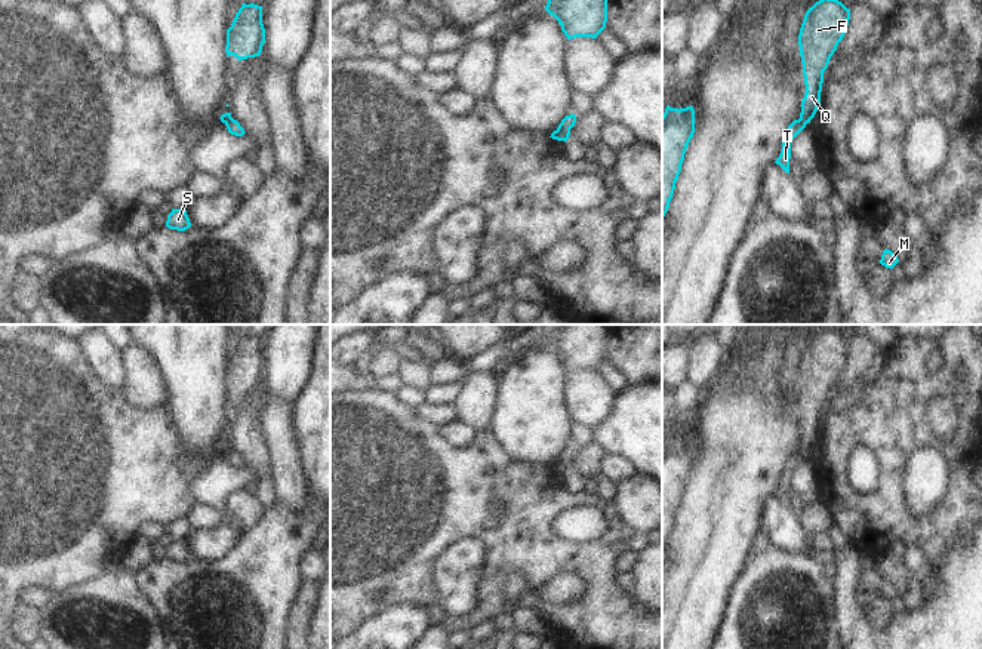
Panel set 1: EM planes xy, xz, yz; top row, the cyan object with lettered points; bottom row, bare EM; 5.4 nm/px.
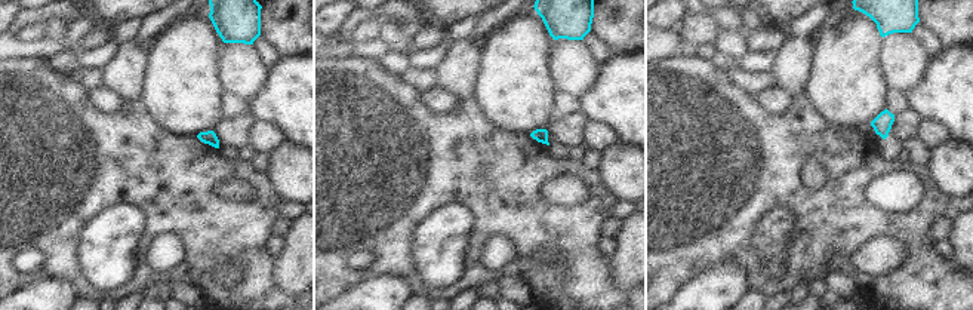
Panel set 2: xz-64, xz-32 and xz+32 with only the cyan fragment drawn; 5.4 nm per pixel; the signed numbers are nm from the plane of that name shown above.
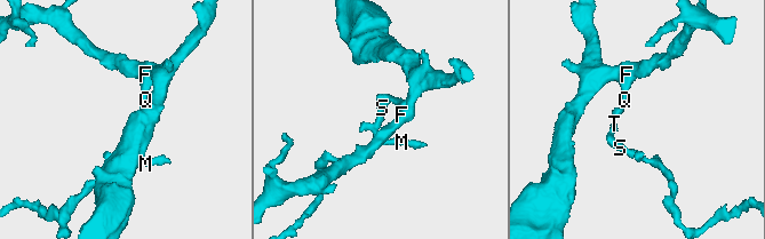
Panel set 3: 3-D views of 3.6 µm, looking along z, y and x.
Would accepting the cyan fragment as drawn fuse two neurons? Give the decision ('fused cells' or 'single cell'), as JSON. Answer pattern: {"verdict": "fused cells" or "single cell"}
{"verdict": "fused cells"}

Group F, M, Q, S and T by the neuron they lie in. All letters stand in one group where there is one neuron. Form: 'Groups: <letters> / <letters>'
Groups: F Q / M S T.

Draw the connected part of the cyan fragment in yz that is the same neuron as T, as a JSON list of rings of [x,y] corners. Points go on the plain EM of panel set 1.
[[[794,452],[786,462],[785,471],[782,474],[782,483],[776,490],[776,496],[779,496],[786,505],[789,505],[789,490],[791,490],[791,474],[792,471],[806,459],[807,455]]]

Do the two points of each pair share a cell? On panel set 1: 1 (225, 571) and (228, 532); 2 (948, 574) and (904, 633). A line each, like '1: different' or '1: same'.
1: different
2: same

